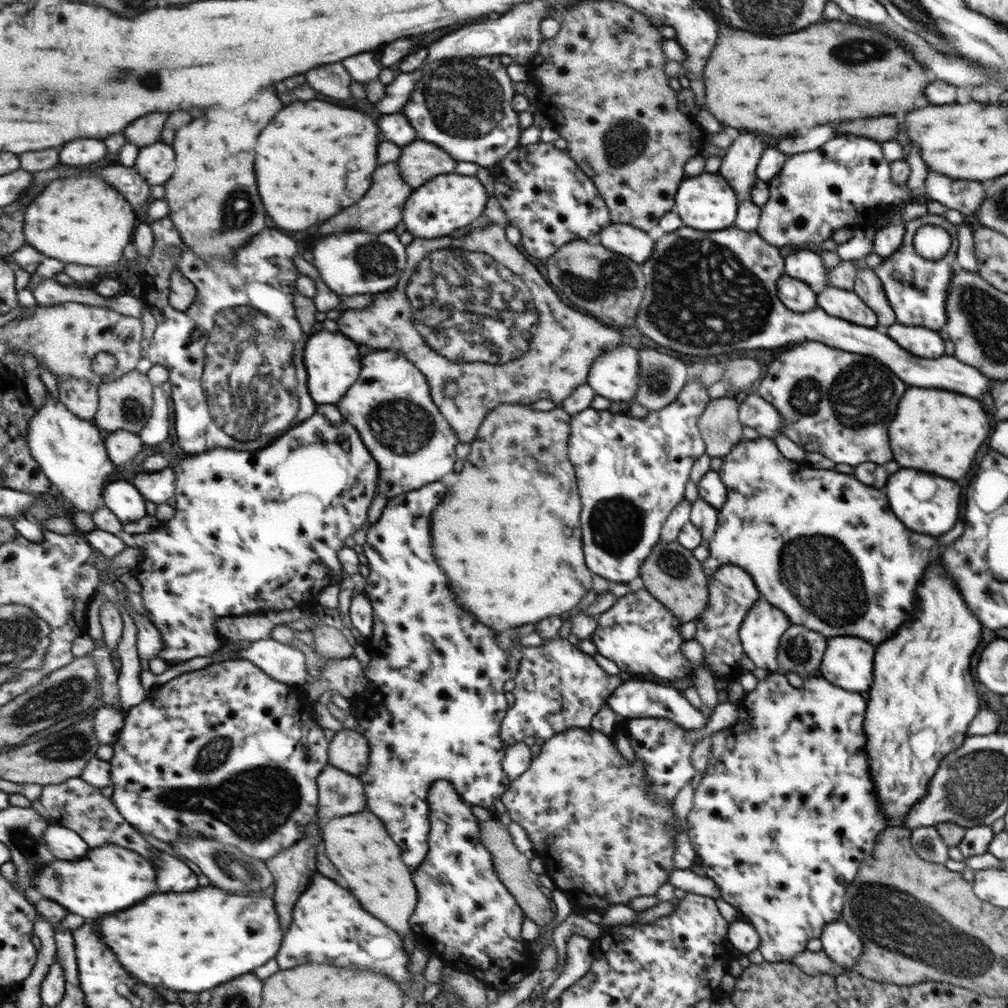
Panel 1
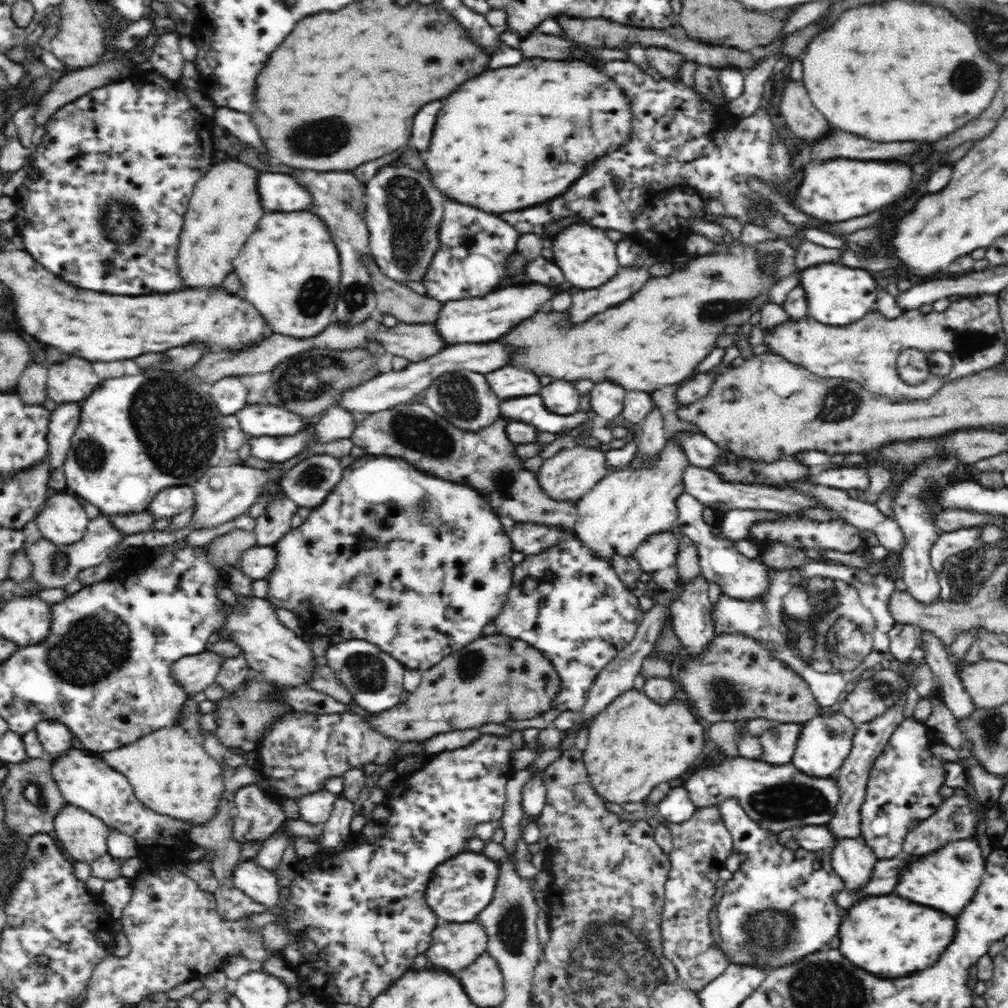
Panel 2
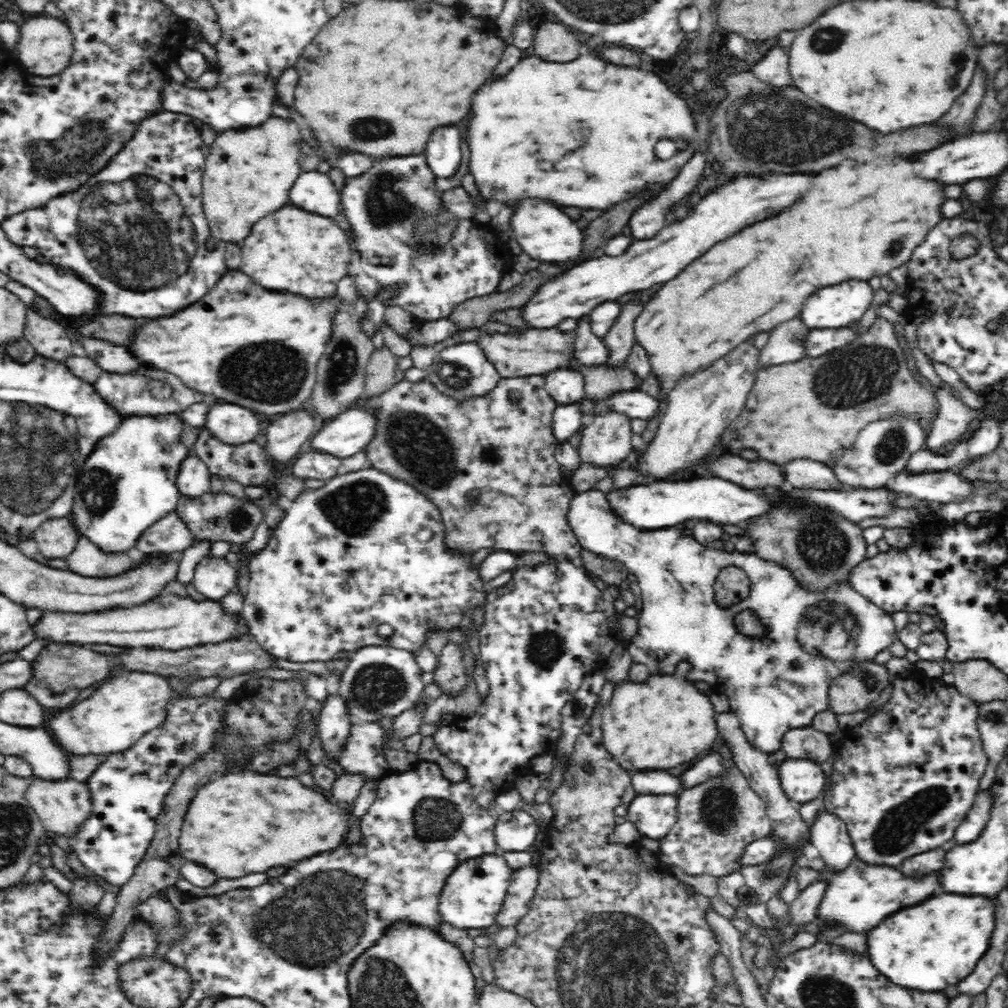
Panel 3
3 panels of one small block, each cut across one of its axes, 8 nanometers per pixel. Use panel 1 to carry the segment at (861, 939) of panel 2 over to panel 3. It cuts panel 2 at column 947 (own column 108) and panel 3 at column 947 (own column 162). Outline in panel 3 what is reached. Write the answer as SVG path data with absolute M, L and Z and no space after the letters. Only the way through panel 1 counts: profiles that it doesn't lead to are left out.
M942 894L918 906L894 912L866 932L866 954L878 972L894 984L907 989L943 991L968 976L974 962L986 952L994 924L994 907L990 902L982 896Z

